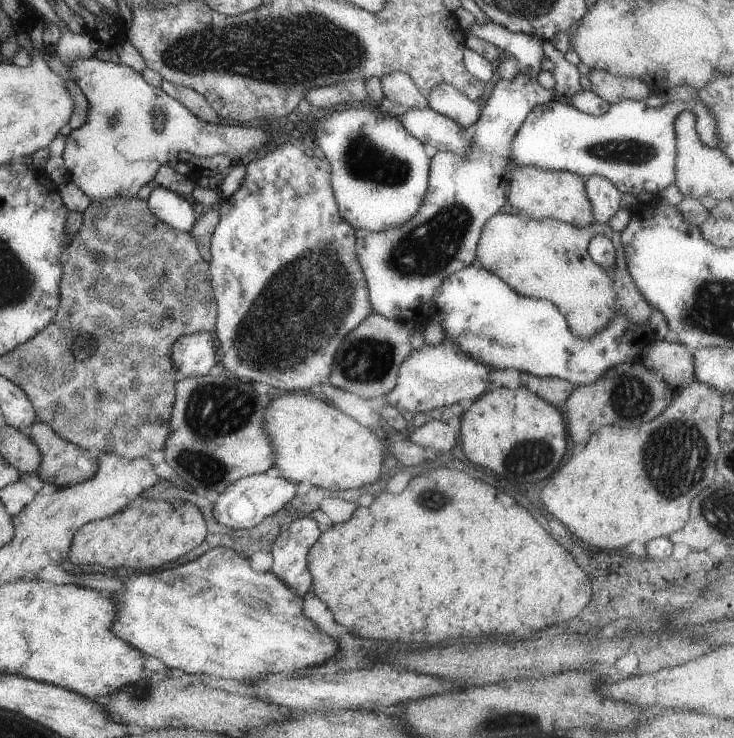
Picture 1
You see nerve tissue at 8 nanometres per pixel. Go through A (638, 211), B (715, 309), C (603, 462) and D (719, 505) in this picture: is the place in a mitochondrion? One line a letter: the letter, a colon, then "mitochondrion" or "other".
A: other
B: mitochondrion
C: other
D: mitochondrion

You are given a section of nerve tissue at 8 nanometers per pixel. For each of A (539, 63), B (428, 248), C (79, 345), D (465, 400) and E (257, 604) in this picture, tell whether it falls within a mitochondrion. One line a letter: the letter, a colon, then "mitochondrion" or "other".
A: other
B: mitochondrion
C: mitochondrion
D: other
E: mitochondrion

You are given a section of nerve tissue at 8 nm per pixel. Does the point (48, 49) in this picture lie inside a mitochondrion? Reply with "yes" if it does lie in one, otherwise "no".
no

